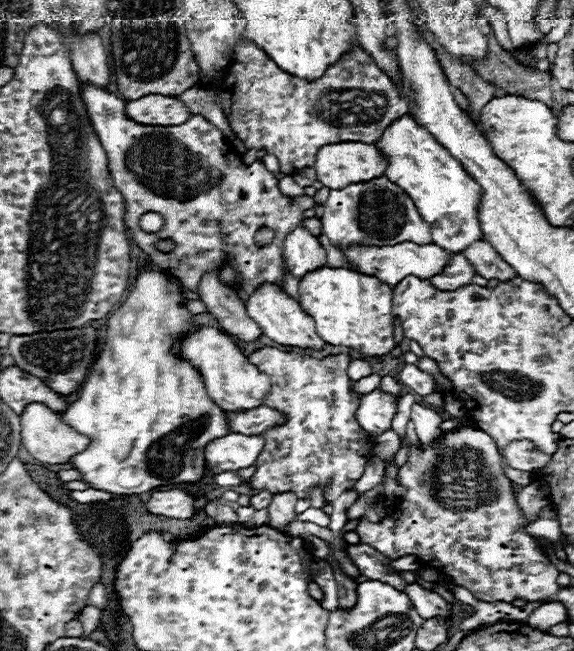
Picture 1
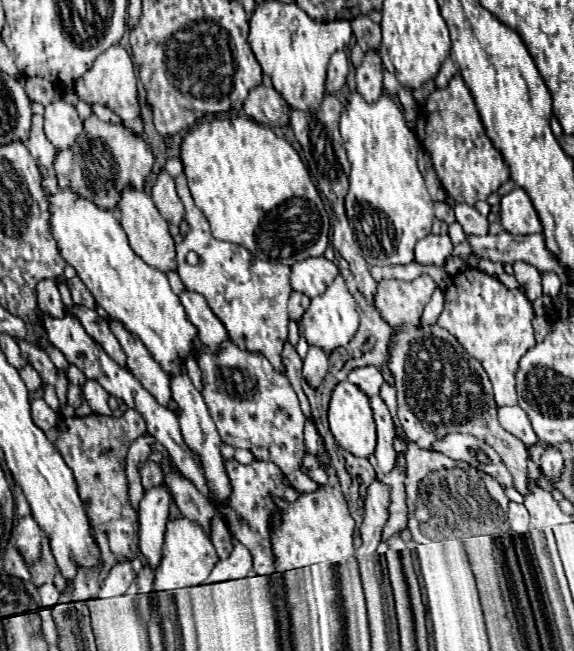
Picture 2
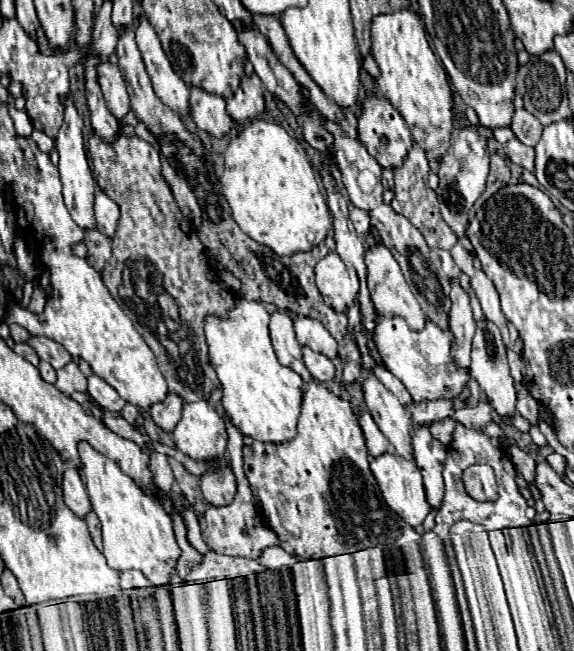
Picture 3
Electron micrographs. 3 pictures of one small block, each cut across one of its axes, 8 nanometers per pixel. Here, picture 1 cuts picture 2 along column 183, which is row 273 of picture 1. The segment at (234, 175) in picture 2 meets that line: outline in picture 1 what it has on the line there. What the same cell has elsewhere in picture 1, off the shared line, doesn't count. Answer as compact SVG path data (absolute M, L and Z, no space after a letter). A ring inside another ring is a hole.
M142 270L136 280L134 280L134 286L132 286L132 292L126 296L124 304L108 318L108 334L106 334L106 346L104 350L100 352L100 356L96 356L94 360L94 366L90 368L84 384L82 384L82 390L80 390L80 398L76 402L72 402L68 406L68 410L64 412L64 422L70 424L72 428L76 428L78 432L86 434L90 438L90 444L84 452L80 454L74 454L66 464L74 466L74 470L78 470L82 474L82 482L88 484L90 488L94 490L104 490L104 492L110 492L110 494L116 494L116 496L132 496L132 494L144 494L144 492L150 492L152 488L160 488L160 486L170 486L170 484L180 484L180 482L196 482L204 476L204 448L208 442L212 442L216 436L224 436L224 432L228 432L226 428L226 420L224 420L224 414L222 410L208 398L206 394L206 388L204 388L204 380L200 376L200 372L196 368L192 368L190 362L186 360L178 360L174 358L168 350L172 346L172 340L176 334L182 334L186 330L192 330L196 328L198 324L192 322L192 314L180 306L180 302L184 300L184 296L180 294L178 286L172 284L166 274L162 270Z

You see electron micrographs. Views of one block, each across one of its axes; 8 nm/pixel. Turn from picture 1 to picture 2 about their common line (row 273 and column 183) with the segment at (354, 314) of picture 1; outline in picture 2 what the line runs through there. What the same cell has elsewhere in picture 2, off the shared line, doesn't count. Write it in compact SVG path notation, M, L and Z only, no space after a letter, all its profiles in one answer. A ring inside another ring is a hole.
M42 172L42 188L48 196L52 236L66 264L78 272L78 278L92 292L96 304L102 306L110 318L124 322L130 332L138 334L168 374L178 374L180 358L192 352L196 328L188 322L178 296L170 290L166 274L134 254L114 212L92 204L72 188L60 188L58 178L46 172Z

